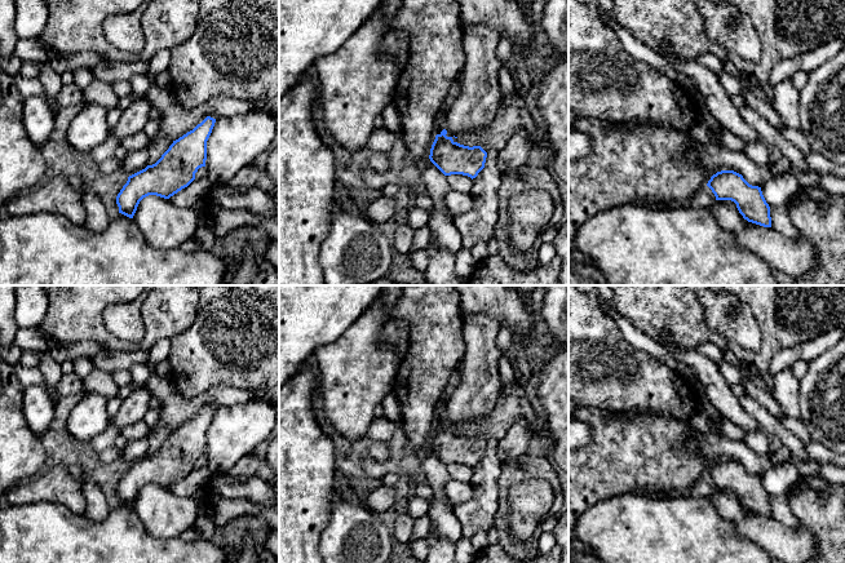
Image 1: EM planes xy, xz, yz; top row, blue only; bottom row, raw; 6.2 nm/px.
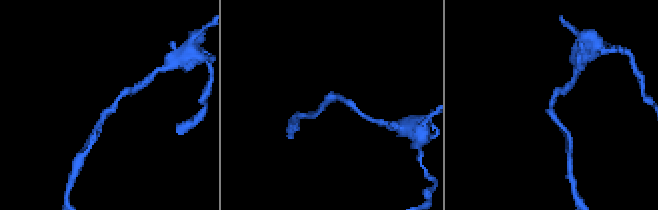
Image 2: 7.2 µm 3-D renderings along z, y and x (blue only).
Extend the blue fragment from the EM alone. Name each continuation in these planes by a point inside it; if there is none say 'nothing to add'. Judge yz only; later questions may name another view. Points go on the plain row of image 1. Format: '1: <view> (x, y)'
nothing to add

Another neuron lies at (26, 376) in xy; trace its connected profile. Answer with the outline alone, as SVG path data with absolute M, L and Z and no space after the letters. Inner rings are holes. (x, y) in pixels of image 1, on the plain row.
M18 362L14 365L14 371L18 377L18 381L22 384L25 389L31 385L39 385L44 387L45 391L48 393L45 382L44 382L44 377L37 368L28 368L28 367L22 365L21 362Z

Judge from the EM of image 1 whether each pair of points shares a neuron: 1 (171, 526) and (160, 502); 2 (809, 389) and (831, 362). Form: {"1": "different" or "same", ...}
{"1": "same", "2": "same"}

